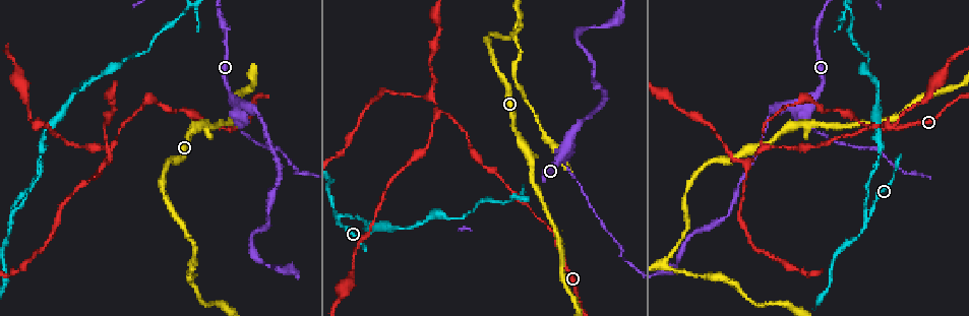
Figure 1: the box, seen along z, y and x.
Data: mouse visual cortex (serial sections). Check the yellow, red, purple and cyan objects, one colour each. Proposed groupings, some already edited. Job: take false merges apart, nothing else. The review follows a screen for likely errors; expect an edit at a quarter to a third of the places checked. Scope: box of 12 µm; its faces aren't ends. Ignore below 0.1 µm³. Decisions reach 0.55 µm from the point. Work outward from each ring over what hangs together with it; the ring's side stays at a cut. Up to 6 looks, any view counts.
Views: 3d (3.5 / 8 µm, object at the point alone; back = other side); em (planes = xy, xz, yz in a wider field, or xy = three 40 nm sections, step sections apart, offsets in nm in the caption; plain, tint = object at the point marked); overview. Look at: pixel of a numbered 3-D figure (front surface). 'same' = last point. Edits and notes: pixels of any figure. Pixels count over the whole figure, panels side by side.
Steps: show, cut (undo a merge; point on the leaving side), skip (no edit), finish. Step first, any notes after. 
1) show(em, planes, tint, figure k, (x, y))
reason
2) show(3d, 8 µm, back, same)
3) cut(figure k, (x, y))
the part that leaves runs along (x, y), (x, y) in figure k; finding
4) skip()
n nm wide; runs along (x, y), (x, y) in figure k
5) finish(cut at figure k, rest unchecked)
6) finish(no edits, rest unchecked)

show(3d, 3.5 µm, back, figure 1, (338, 221))
abrupt turn

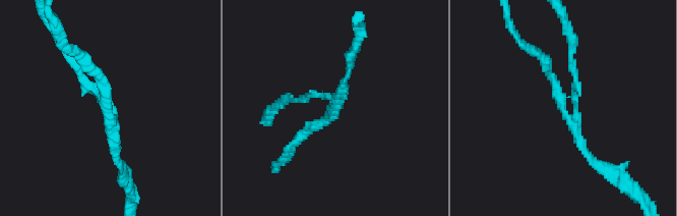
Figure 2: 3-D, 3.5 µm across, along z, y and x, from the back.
show(em, planes, tint, figure 2, (329, 106))
now the EM

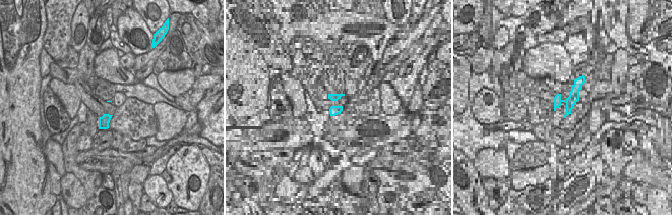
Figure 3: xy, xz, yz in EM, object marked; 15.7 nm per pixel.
cut(figure 2, (574, 72))
the part that leaves runs along (571, 98), (576, 78), (566, 22) in figure 2; a second cell is stuck on

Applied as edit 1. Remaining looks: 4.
show(overview)
redraw

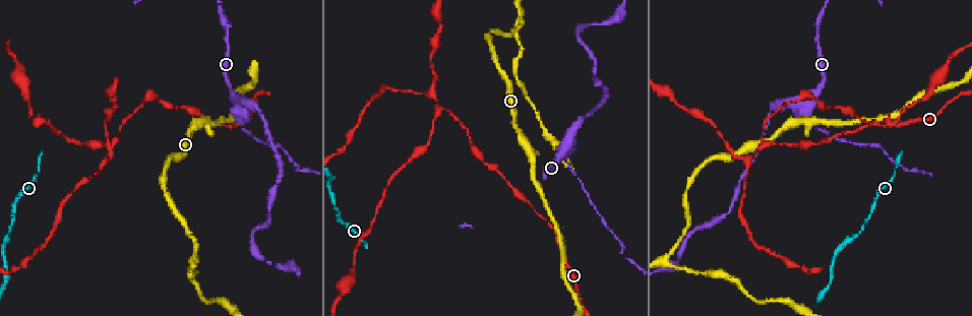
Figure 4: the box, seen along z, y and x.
show(3d, 3.5 µm, figure 4, (113, 141))
arms part here

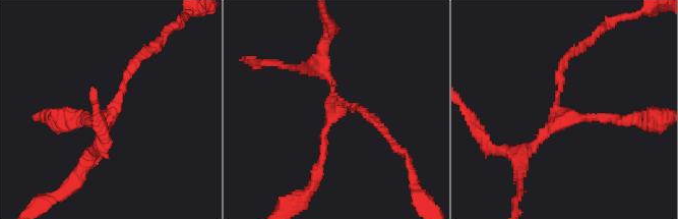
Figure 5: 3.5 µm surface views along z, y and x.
show(em, xy, step 2, tint, figure 5, (109, 114))
now the EM

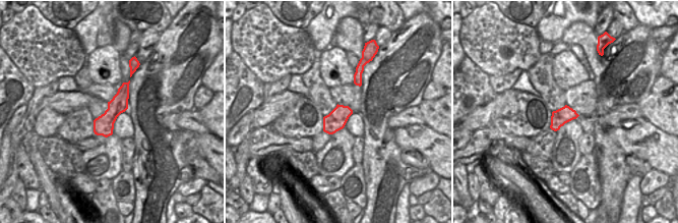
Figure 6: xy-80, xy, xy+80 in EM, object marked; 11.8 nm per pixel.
skip()
runs along (126, 85), (120, 102), (97, 131) in figure 6; continuous, no second cell

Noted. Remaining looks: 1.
finish(cut at figure 2, rest unchecked)

